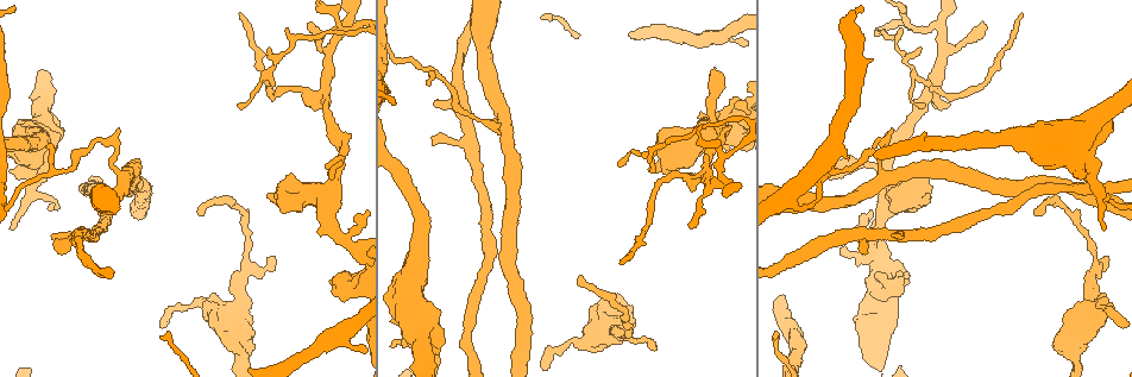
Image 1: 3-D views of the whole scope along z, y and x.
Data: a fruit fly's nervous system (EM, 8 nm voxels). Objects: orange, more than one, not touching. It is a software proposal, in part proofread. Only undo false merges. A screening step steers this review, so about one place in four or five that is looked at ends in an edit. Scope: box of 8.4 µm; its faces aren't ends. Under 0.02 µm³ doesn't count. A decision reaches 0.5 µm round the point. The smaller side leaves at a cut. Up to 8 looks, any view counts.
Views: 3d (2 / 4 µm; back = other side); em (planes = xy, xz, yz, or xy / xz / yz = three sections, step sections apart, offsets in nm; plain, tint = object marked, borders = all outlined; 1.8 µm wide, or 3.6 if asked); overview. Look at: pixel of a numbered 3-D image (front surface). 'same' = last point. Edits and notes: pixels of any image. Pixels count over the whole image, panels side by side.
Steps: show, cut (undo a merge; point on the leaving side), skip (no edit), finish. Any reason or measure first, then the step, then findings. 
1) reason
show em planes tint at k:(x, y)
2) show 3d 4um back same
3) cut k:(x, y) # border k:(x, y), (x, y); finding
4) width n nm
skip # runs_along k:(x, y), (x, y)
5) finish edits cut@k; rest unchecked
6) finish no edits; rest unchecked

sharp bend
show 3d 2um at 1:(1091, 180)

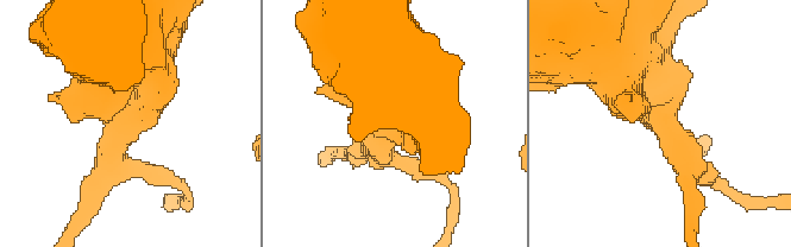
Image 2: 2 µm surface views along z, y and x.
now the EM
show em yz step 4 tint at 2:(660, 126)

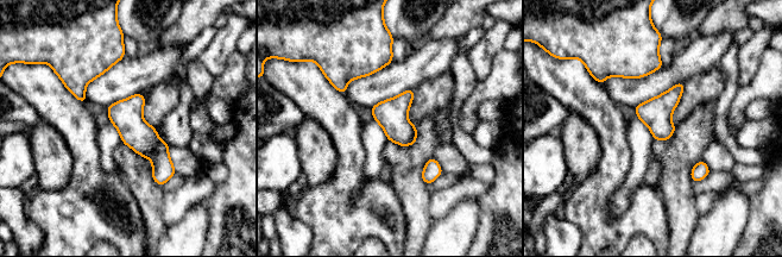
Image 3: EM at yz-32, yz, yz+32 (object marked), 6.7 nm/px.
show em xy step 8 borders same

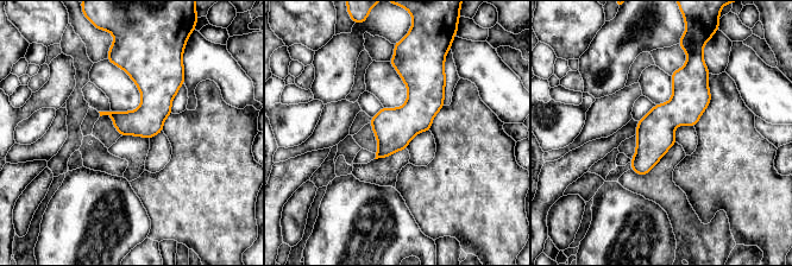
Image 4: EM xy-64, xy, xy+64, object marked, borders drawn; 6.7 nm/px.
width 220 nm
skip # runs_along 4:(687, 67), (640, 171); one neuron here

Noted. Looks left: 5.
arms part here
show em 3.6um xy step 4 tint at 1:(940, 33)

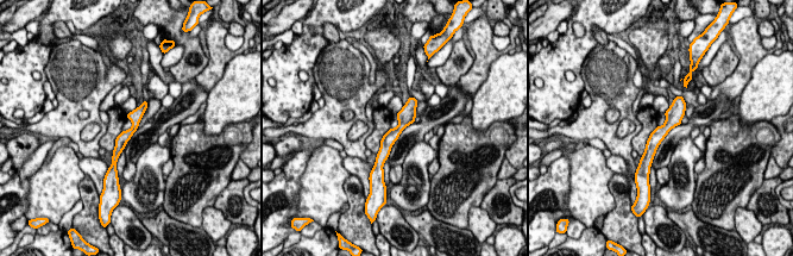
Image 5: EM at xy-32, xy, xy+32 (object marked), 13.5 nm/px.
cut it another way
show em 3.6um planes tint same

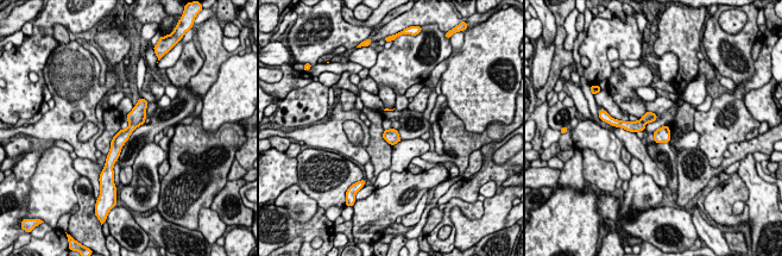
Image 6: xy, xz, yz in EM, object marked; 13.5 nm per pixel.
cut 6:(632, 126) # a second neuron is stuck on

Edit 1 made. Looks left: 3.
show 3d 4um at 1:(919, 195)

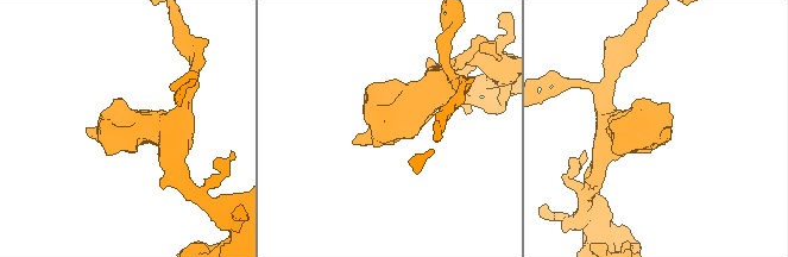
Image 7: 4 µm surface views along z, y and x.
show em 3.6um xy step 16 tint at 7:(380, 130)

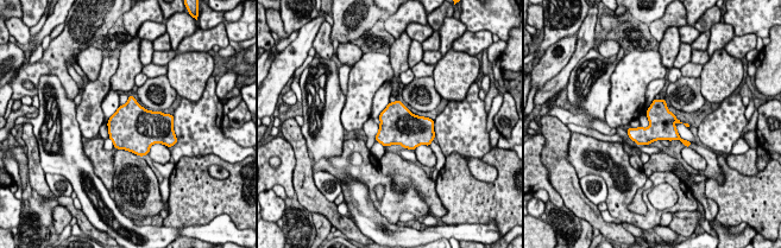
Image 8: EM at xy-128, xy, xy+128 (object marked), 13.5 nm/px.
another direction
show em 3.6um planes borders same

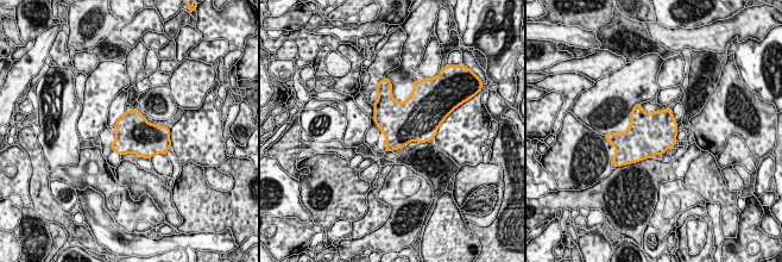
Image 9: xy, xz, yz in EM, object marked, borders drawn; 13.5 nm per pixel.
skip # all the same neuron

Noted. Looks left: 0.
finish edits cut@6; rest unchecked

